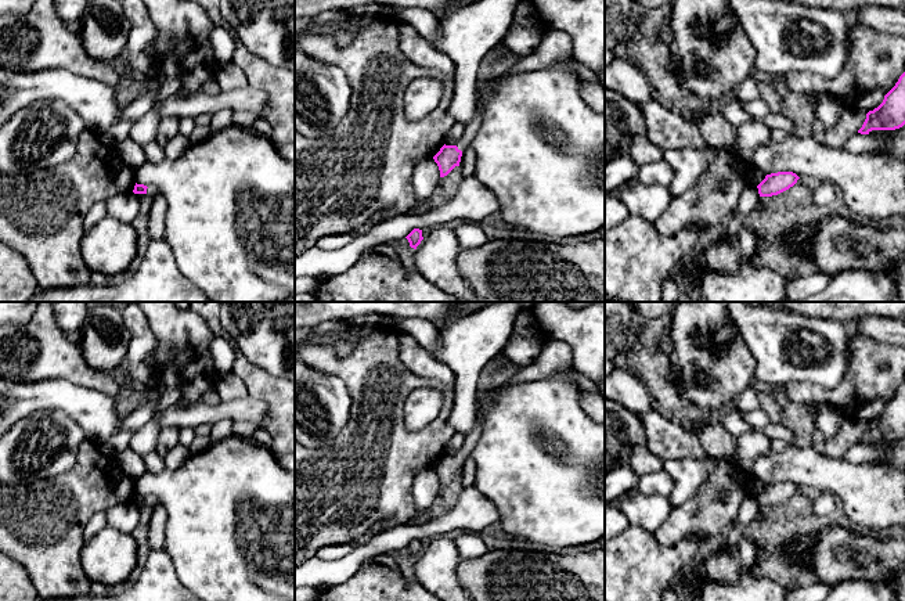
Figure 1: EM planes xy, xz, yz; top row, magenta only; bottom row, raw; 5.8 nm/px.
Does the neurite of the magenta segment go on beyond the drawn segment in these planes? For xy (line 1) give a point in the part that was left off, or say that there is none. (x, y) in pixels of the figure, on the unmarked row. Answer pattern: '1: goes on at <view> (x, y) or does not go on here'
1: does not go on here

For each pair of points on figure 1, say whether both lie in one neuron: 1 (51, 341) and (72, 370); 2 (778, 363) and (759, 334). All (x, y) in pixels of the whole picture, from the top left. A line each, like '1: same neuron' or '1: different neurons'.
1: same neuron
2: same neuron

